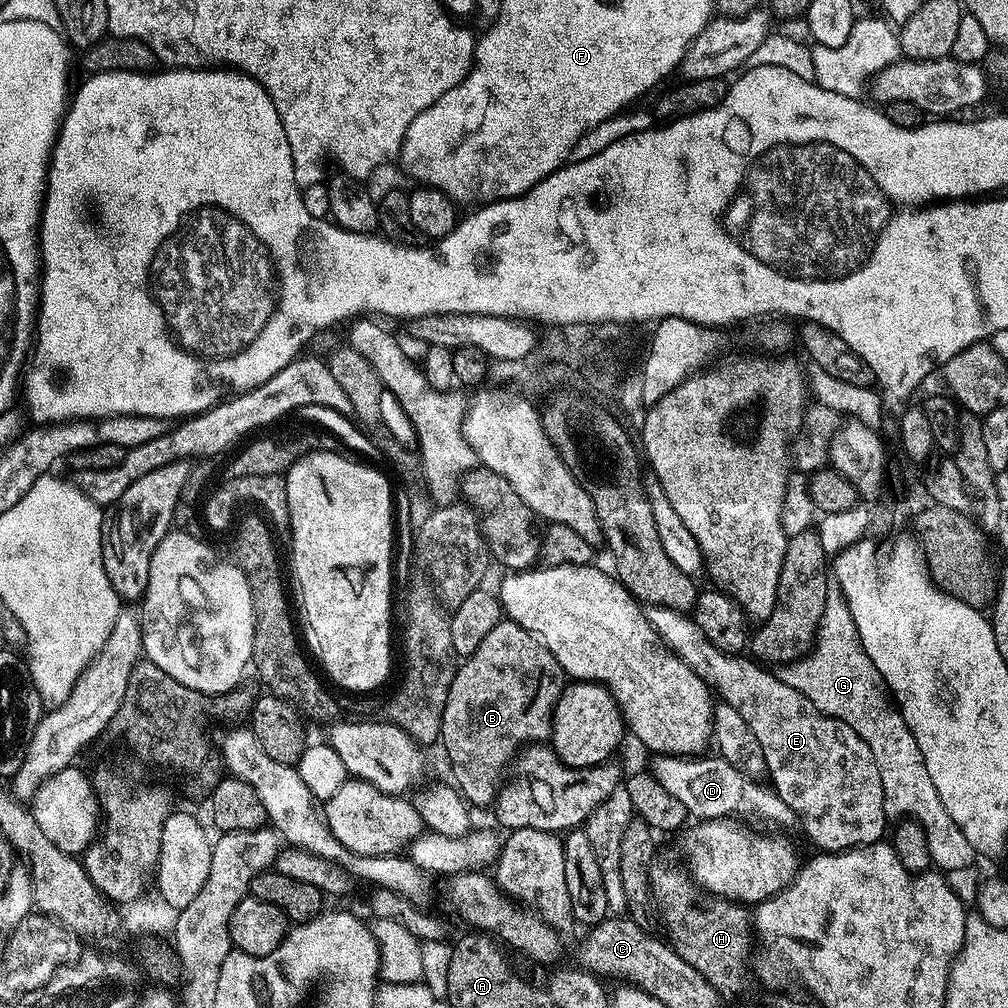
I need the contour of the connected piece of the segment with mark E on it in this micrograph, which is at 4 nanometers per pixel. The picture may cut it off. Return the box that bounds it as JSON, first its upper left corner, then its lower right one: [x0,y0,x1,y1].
[647,607,885,852]

